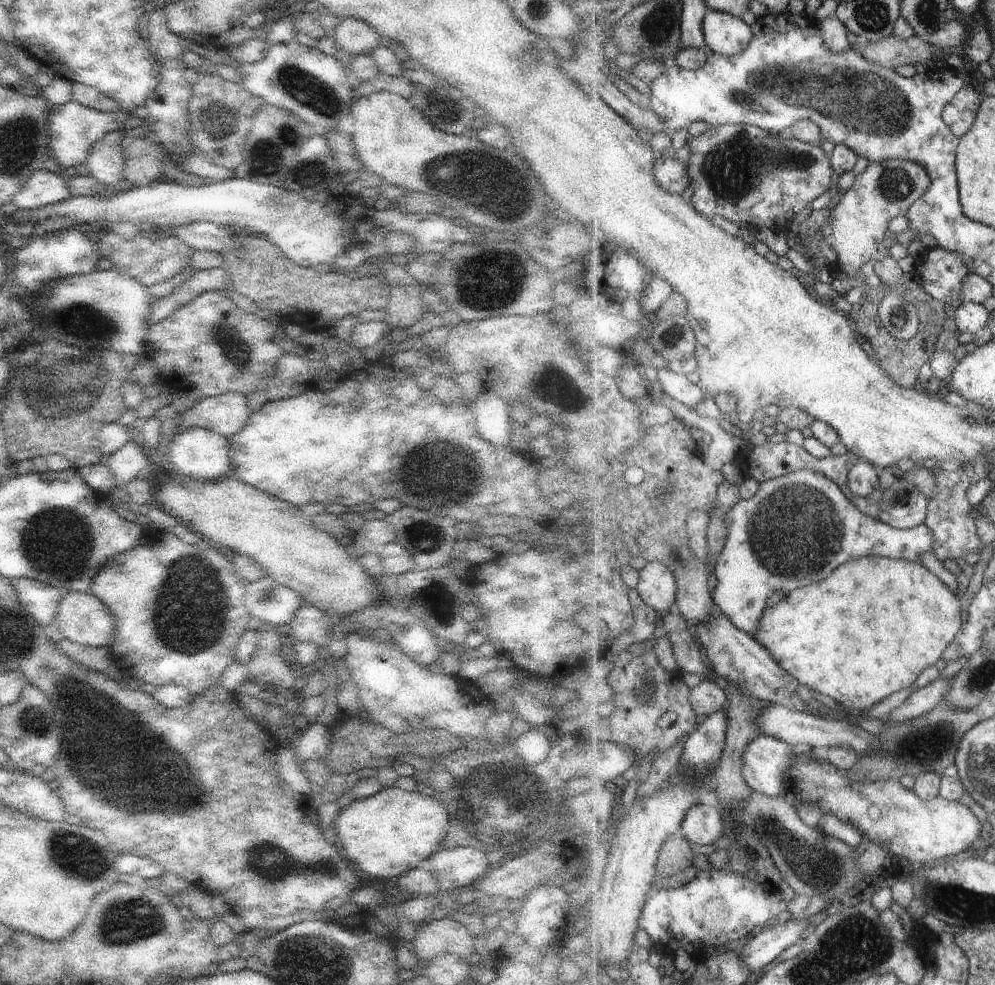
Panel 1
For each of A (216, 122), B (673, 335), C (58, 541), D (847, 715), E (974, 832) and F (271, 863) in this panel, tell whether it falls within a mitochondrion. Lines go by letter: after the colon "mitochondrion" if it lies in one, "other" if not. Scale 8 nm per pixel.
A: mitochondrion
B: mitochondrion
C: mitochondrion
D: other
E: other
F: mitochondrion

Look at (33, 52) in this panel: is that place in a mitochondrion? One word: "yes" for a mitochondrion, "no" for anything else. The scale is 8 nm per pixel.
no

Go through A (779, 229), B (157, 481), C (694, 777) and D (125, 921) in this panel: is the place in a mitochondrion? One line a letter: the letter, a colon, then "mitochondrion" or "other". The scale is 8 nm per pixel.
A: other
B: other
C: other
D: mitochondrion

